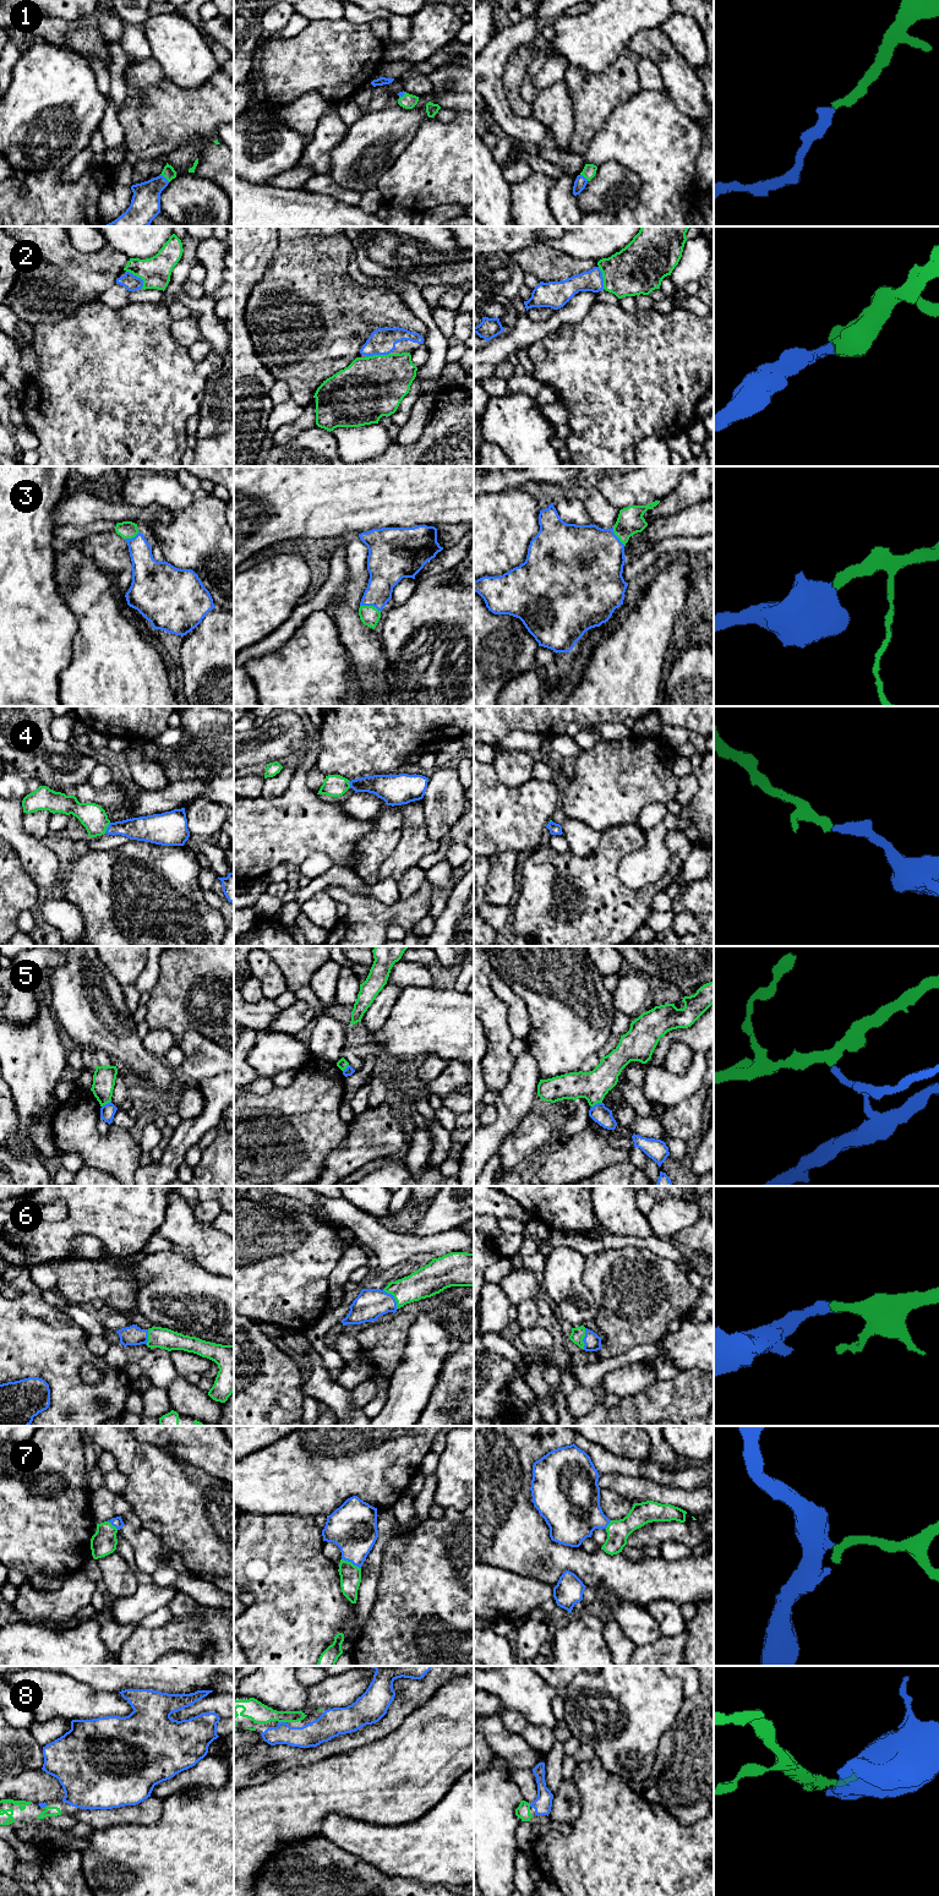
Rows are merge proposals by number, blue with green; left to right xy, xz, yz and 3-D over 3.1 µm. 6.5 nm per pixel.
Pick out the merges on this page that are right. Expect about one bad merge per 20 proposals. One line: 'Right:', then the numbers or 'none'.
Right: 1, 2, 3, 4, 5, 6, 7, 8

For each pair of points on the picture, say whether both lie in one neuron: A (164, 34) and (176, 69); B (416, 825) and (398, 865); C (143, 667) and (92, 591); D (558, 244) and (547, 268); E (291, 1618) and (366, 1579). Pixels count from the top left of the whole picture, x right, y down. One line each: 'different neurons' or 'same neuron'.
A: same neuron
B: same neuron
C: same neuron
D: different neurons
E: different neurons

